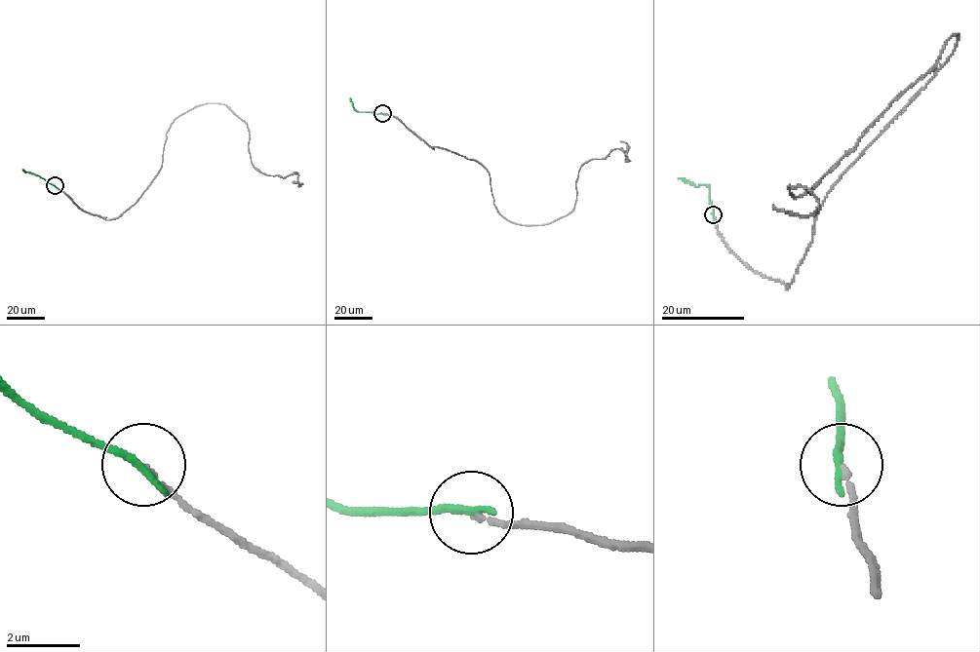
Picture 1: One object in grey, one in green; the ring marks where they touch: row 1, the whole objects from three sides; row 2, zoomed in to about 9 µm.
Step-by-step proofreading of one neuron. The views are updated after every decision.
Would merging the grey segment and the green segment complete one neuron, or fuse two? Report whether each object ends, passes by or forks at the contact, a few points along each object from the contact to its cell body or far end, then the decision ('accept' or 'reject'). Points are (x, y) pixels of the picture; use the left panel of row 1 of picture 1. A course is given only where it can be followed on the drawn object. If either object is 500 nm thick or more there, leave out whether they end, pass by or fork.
grey ends | green ends | grey via (55, 185), (118, 217), (159, 172), (174, 121), (208, 102), (246, 123), (256, 170), (292, 181) | green via (55, 185), (22, 170) | accept

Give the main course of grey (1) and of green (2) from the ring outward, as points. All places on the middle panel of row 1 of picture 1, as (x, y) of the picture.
1: (382, 113), (482, 165), (498, 211), (523, 225), (573, 210), (579, 169), (615, 149), (627, 161), (619, 141)
2: (382, 113), (357, 111), (350, 97)

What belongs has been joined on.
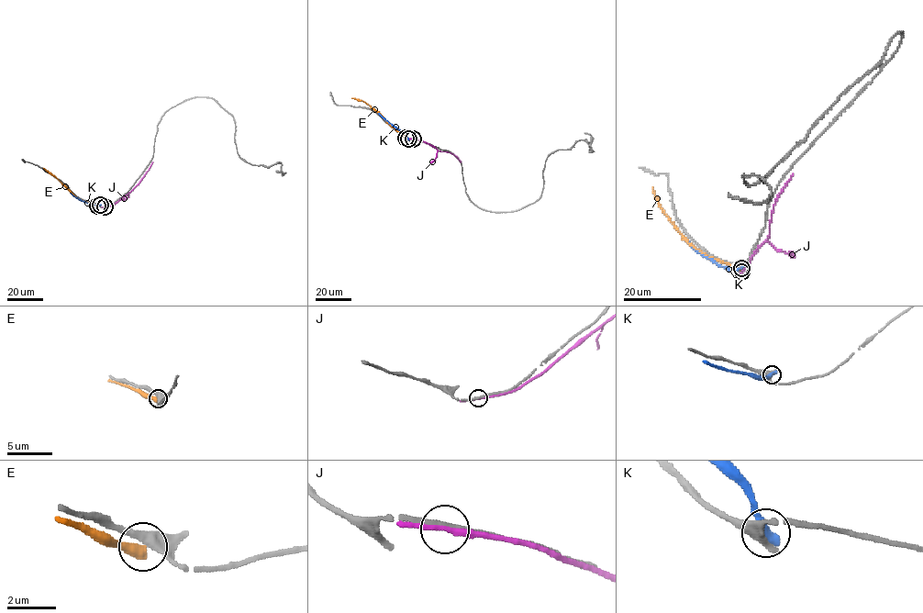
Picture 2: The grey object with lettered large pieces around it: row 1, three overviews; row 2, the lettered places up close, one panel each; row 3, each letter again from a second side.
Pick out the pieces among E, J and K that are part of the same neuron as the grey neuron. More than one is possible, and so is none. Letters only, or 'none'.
none

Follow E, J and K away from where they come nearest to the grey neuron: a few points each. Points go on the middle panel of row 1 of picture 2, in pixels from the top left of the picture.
E: (405, 138), (361, 100), (351, 98)
J: (413, 139), (452, 154), (461, 162)
K: (408, 139), (378, 113)

